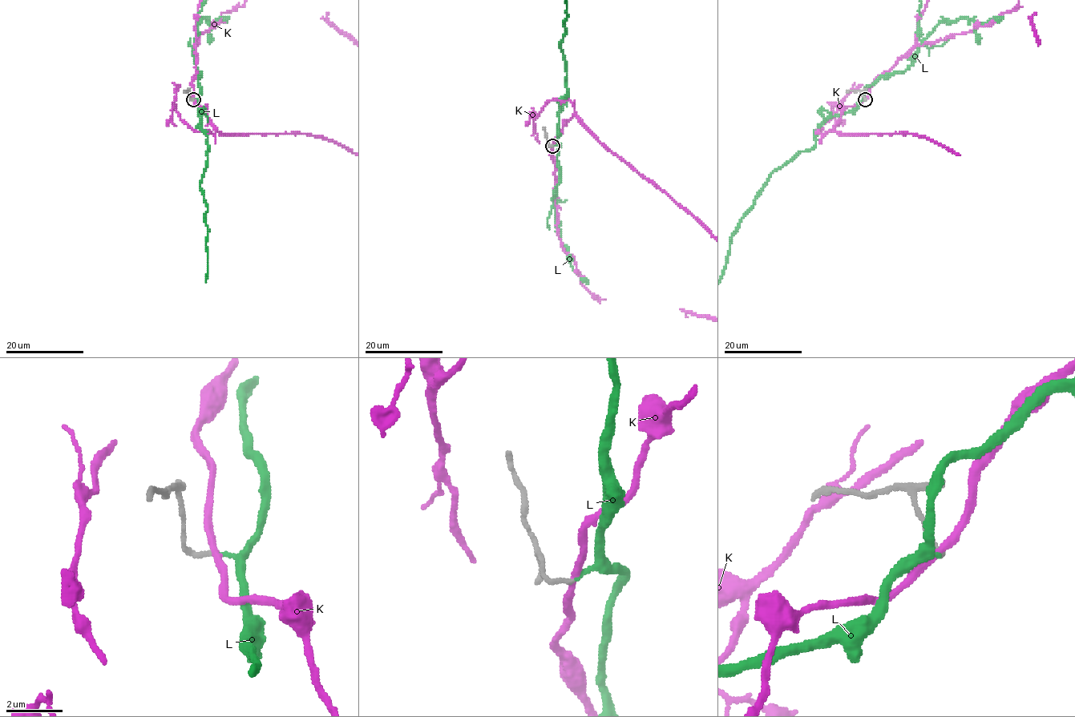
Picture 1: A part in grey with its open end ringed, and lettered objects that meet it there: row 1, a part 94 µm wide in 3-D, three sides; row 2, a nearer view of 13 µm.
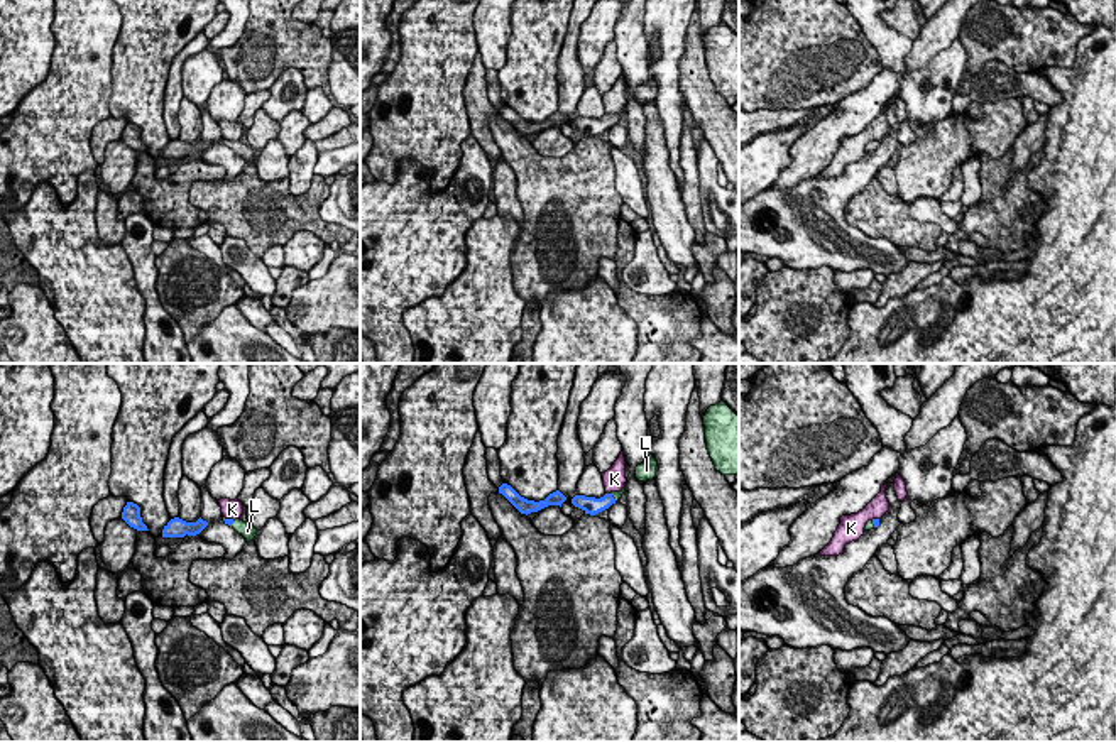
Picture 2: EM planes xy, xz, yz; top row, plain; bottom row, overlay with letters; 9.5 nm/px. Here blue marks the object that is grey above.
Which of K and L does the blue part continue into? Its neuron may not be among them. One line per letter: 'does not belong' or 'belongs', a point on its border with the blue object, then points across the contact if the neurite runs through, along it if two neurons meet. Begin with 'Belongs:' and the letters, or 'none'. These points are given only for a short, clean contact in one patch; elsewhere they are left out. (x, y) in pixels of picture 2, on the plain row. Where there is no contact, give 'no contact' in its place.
Belongs: L
K: does not belong | xz (607, 115) | along xz (606, 114), (609, 115)
L: belongs | xz (612, 119) | across xz (592, 127), (612, 119), (616, 117)

